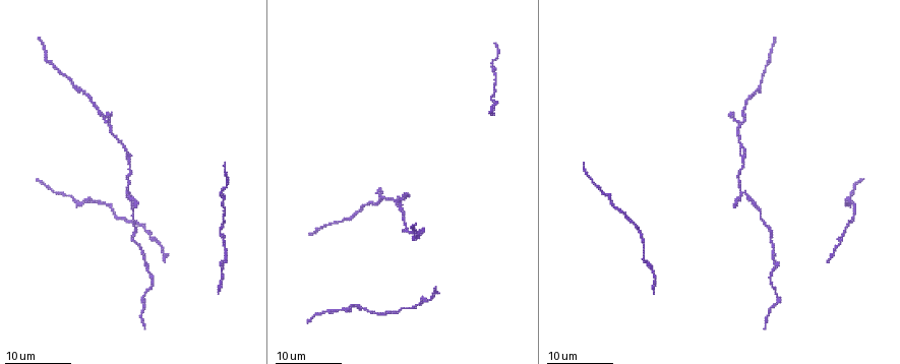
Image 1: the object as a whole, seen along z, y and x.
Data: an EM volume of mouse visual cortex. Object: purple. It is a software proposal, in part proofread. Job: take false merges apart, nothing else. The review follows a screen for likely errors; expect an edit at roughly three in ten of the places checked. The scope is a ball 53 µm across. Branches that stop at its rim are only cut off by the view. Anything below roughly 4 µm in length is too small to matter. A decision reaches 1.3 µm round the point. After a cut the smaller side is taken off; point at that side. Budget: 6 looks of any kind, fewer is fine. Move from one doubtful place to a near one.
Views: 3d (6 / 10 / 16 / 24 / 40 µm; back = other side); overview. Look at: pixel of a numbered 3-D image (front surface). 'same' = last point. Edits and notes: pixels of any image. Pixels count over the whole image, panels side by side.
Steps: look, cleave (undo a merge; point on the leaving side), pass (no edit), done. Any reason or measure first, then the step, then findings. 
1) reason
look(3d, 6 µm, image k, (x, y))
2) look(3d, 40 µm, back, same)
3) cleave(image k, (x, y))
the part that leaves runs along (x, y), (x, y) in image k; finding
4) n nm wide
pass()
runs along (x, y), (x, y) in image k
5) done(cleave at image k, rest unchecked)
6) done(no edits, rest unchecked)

sudden change in width
look(3d, 24 µm, image 1, (356, 215))

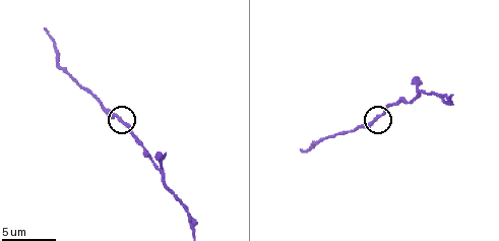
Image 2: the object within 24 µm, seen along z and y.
look(3d, 6 µm, image 2, (376, 120))

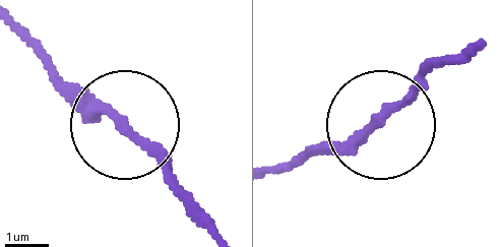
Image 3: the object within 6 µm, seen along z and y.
pass()
runs along (220, 234), (139, 135), (45, 63) in image 3; all the same neuron

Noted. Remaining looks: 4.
arms part here
look(3d, 16 µm, image 1, (397, 199))

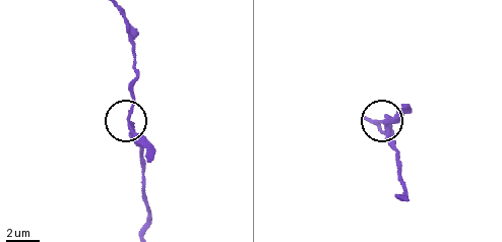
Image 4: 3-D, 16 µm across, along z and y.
closer look
look(3d, 10 µm, image 4, (127, 123))

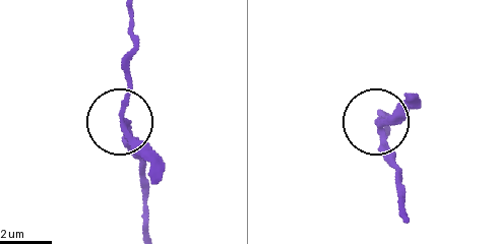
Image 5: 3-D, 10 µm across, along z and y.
pass()
continuous, no second neuron

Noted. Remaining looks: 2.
look(3d, 24 µm, image 1, (221, 229))

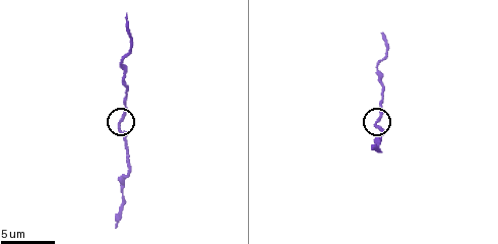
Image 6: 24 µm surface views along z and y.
look(3d, 10 µm, image 6, (374, 124))

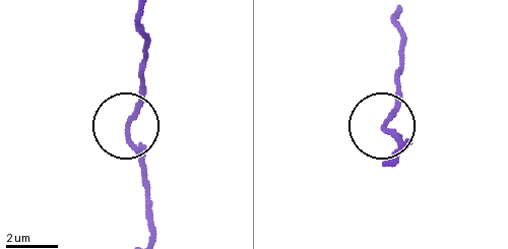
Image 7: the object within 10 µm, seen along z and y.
pass()
one neuron here

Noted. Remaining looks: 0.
done(no edits, rest unchecked)

